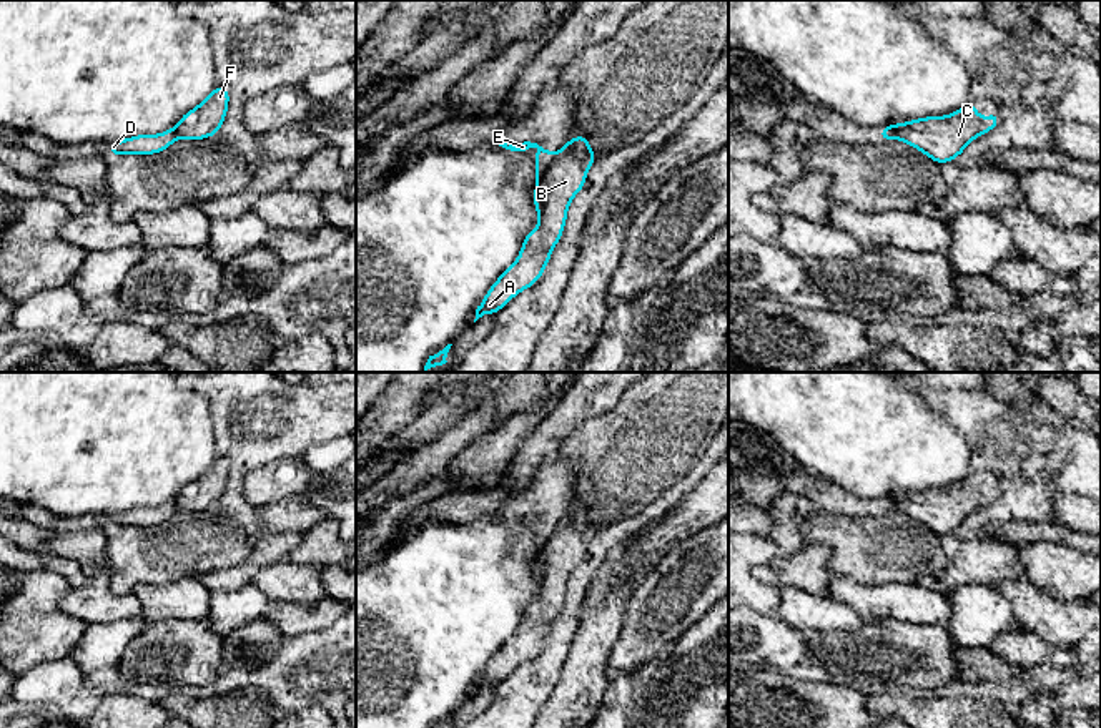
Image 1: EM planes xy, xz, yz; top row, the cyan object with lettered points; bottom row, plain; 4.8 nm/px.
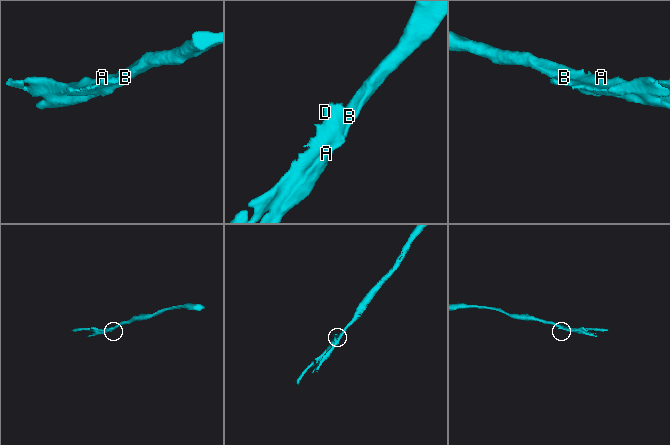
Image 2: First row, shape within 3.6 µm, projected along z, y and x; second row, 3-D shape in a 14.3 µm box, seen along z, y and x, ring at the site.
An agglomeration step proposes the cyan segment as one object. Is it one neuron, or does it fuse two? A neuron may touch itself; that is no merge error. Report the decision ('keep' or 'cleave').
cleave

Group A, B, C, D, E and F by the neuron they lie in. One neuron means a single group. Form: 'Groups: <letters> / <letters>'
Groups: A B C F / D E

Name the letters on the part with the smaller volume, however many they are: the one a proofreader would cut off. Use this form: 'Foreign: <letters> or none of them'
Foreign: D, E

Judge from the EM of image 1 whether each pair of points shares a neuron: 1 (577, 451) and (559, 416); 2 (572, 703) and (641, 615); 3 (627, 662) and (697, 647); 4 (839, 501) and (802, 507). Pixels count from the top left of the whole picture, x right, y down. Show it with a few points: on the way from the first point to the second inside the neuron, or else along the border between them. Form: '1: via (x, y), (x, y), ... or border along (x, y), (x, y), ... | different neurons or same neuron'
1: border along (602, 413), (582, 421), (554, 454) | different neurons
2: border along (626, 617), (609, 659), (607, 682) | different neurons
3: border along (702, 615), (674, 642) | different neurons
4: border along (785, 489), (805, 496), (815, 506) | different neurons

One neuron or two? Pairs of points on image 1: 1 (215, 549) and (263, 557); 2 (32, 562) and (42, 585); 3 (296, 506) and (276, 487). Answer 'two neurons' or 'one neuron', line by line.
1: two neurons
2: two neurons
3: two neurons

